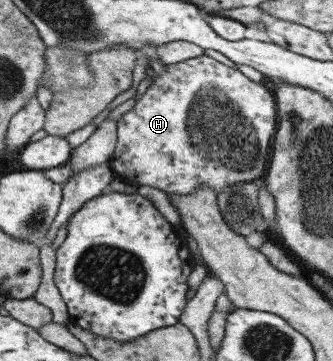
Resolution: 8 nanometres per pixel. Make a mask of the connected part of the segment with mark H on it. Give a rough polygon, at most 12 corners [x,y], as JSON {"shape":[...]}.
{"shape":[[202,55],[116,122],[123,182],[186,195],[265,174],[261,82]]}

